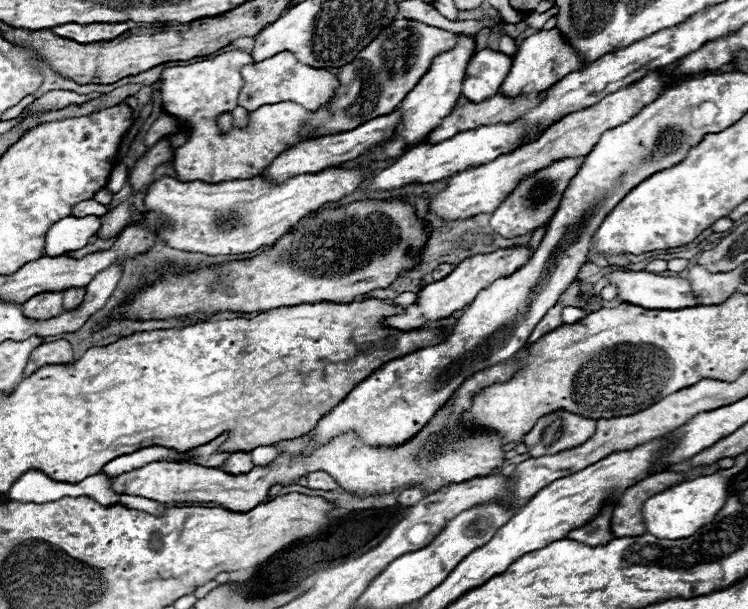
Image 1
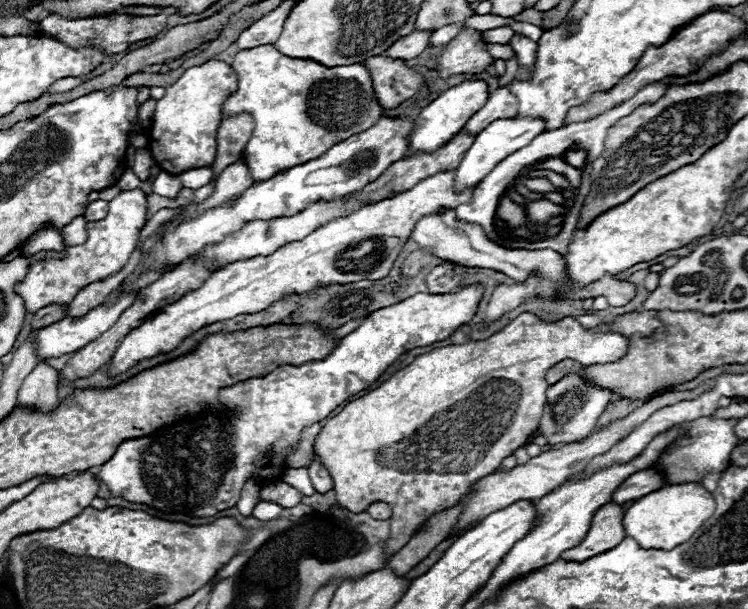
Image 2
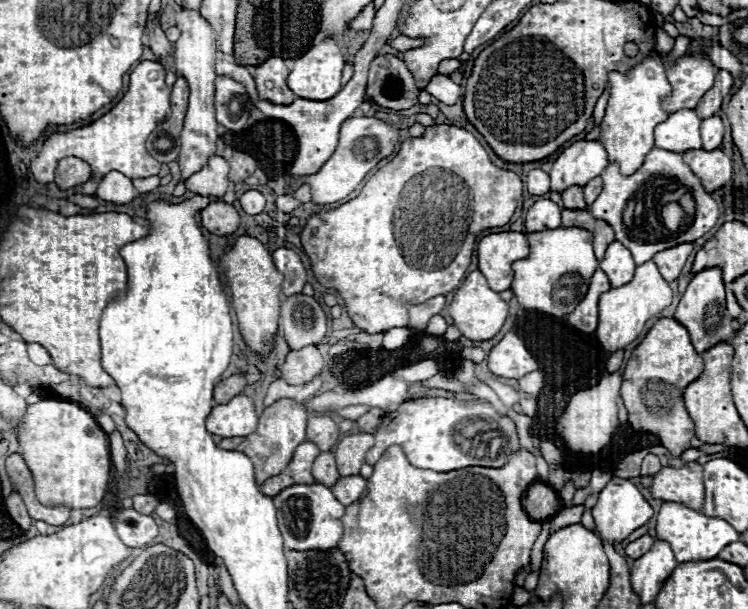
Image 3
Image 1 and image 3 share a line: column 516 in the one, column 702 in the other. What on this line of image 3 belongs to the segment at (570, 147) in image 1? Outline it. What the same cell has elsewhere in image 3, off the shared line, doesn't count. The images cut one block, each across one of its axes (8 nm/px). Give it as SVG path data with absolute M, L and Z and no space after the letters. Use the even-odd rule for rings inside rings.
M720 148L686 150L682 156L684 156L684 162L690 164L694 174L698 174L698 178L700 178L702 186L706 186L706 190L714 192L730 180L732 162L730 162L730 156L726 156Z

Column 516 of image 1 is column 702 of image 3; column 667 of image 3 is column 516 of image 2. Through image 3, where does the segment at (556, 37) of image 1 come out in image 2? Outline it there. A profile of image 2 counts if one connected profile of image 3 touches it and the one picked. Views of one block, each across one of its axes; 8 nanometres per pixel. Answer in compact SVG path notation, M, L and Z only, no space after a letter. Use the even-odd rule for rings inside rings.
M508 86L498 88L490 94L486 104L466 122L464 130L468 134L480 134L488 122L494 122L496 118L512 118L518 112L518 98L508 90Z

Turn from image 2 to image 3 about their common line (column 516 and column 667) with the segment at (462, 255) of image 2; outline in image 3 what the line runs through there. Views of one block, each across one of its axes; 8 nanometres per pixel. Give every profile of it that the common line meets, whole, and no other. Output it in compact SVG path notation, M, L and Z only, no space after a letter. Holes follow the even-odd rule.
M686 242L686 244L678 244L674 248L668 248L668 250L662 250L662 252L654 254L652 260L656 262L660 274L668 282L674 282L680 276L682 268L684 268L684 264L686 264L686 260L690 256L690 252L692 252L692 244Z

